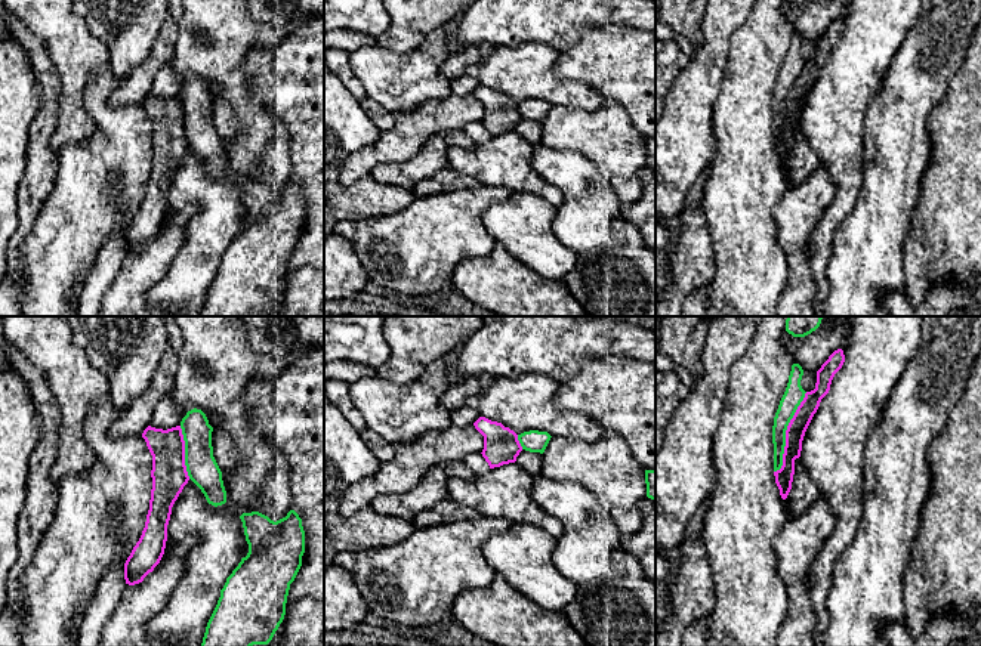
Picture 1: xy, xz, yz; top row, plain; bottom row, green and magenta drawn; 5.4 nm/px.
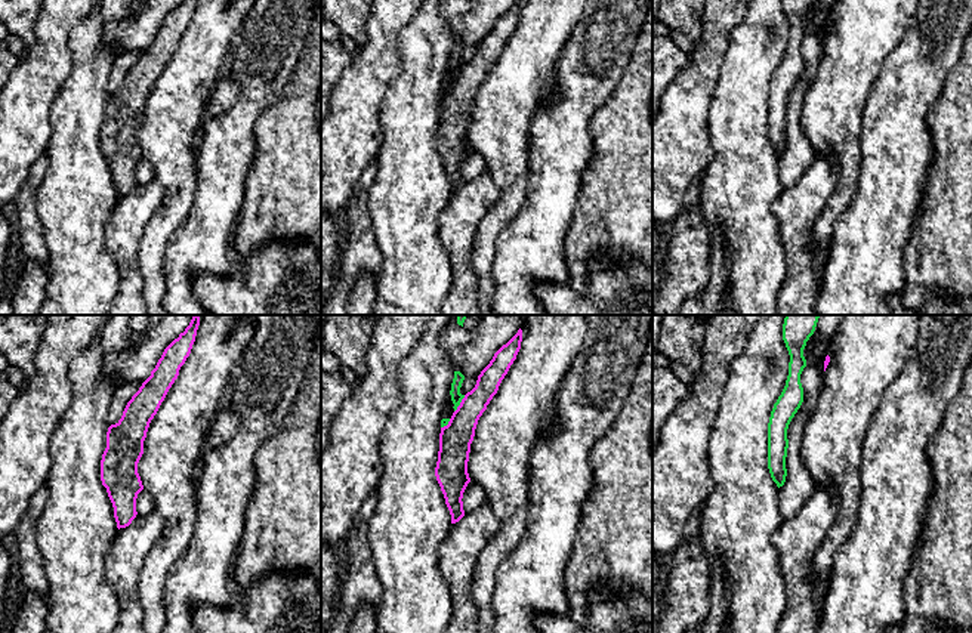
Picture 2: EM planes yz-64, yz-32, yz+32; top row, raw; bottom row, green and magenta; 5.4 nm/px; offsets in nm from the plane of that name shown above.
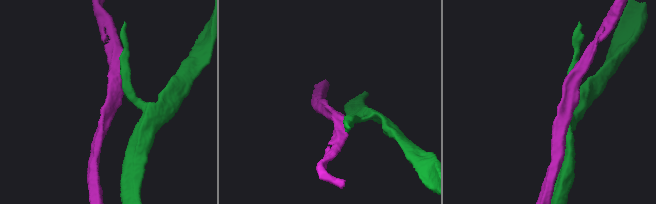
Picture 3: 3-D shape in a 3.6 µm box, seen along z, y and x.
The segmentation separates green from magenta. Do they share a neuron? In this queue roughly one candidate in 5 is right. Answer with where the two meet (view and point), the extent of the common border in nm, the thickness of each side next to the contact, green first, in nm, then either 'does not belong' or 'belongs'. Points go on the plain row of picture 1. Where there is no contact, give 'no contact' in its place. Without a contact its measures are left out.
yz (784, 102) | 480 nm | 110/100 nm | does not belong

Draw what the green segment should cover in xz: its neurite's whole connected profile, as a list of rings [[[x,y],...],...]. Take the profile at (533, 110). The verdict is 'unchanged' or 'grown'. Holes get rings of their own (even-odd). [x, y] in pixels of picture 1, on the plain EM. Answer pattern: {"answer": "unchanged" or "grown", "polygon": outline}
{"answer": "unchanged", "polygon": [[[530,99],[518,103],[518,109],[522,118],[540,123],[545,121],[550,106],[552,105],[547,101],[539,101],[539,99]]]}

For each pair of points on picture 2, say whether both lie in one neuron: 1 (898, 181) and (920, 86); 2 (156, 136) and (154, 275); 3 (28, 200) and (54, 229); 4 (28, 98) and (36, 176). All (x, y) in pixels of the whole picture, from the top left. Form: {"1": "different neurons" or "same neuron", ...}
{"1": "same neuron", "2": "same neuron", "3": "different neurons", "4": "different neurons"}

